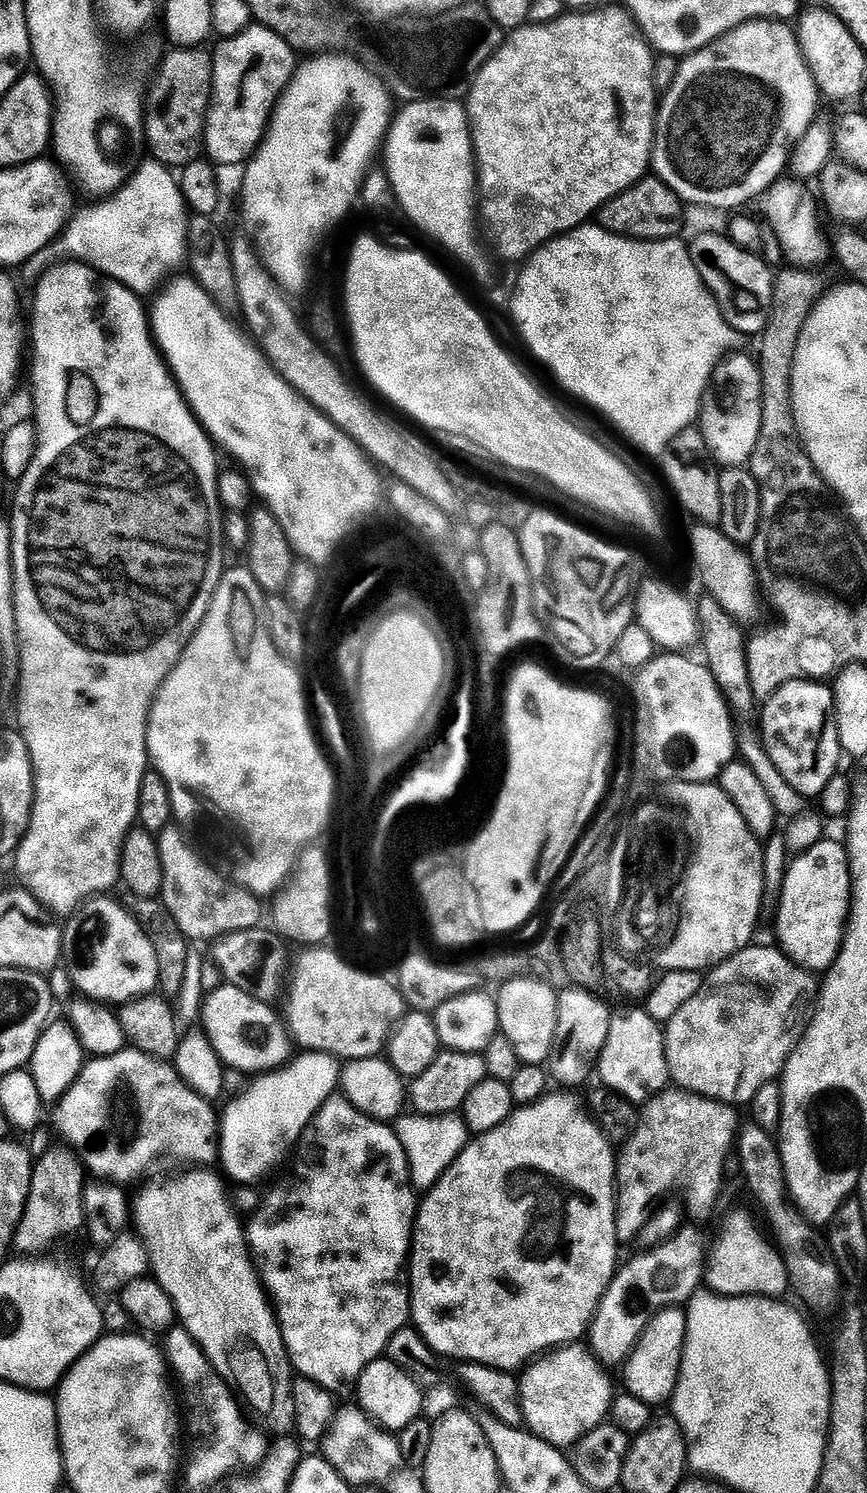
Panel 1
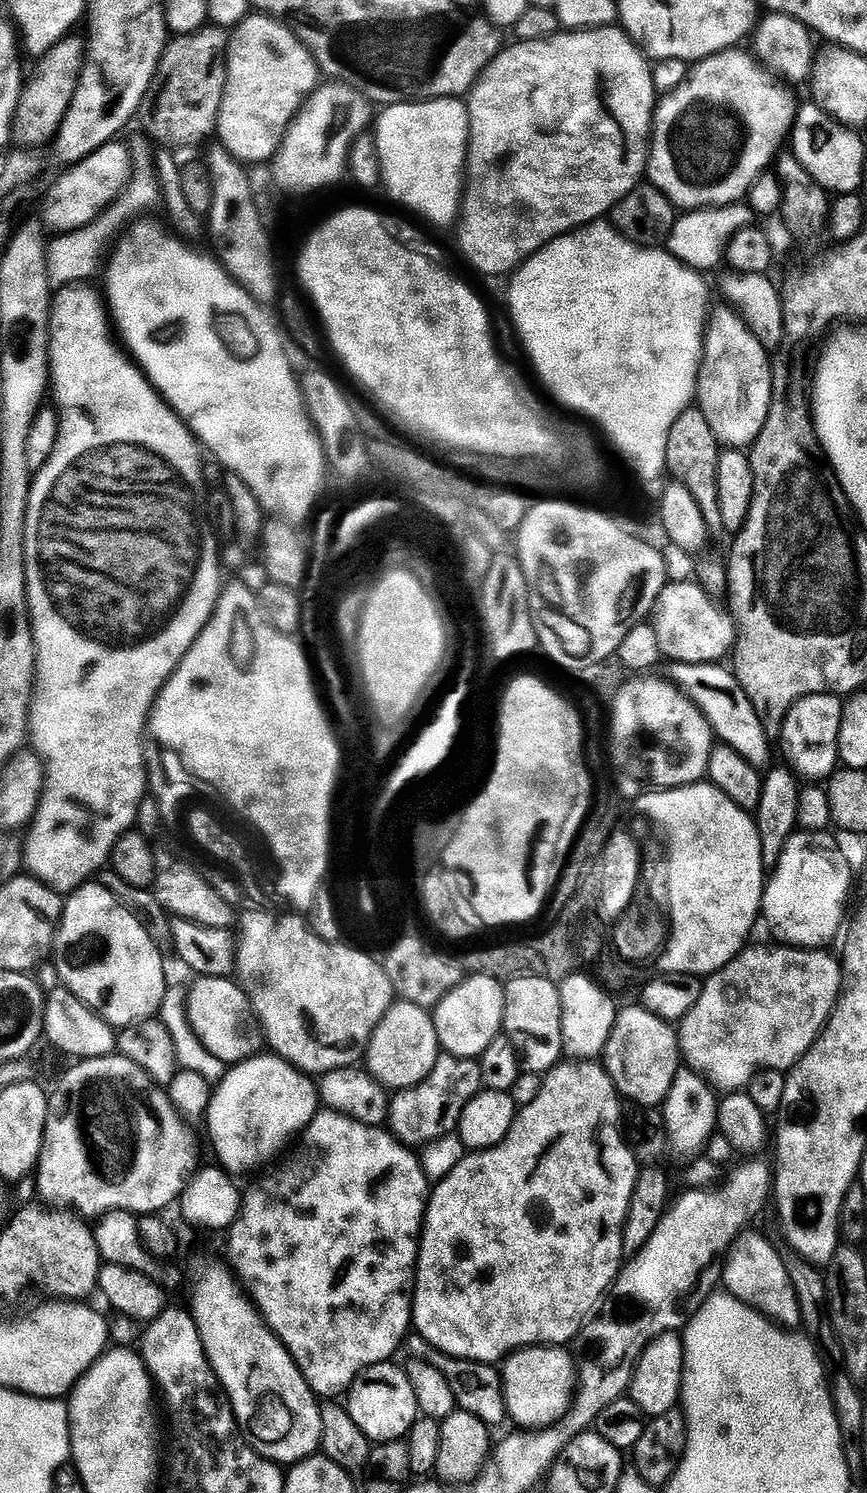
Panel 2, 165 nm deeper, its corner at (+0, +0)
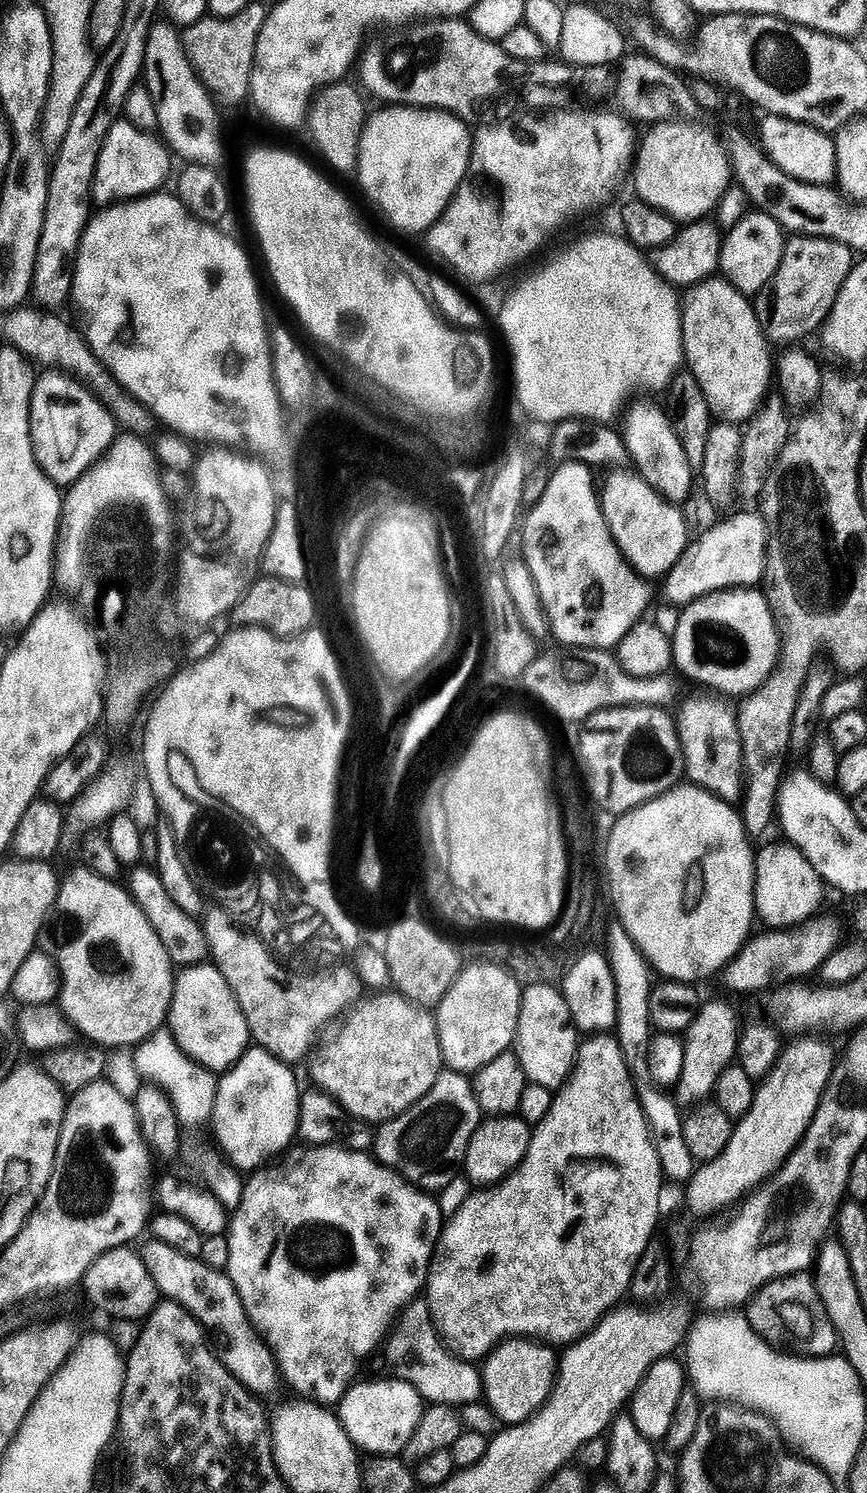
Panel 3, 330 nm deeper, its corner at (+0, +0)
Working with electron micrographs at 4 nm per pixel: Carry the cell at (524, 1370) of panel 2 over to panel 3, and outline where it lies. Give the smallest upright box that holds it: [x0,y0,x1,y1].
[483,1338,558,1426]

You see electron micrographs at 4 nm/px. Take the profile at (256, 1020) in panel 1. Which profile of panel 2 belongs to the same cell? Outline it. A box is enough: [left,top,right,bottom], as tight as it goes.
[188,976,262,1066]

